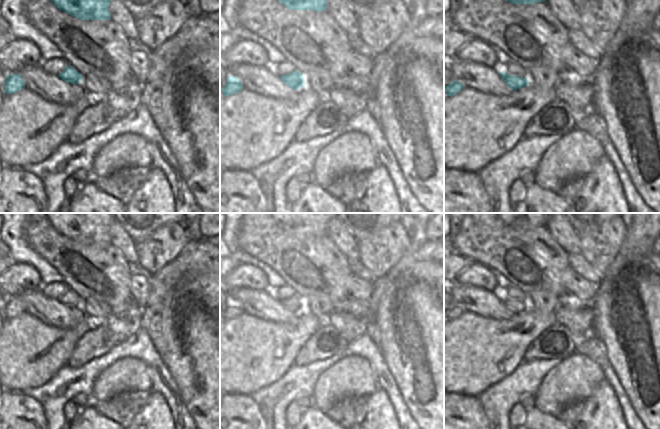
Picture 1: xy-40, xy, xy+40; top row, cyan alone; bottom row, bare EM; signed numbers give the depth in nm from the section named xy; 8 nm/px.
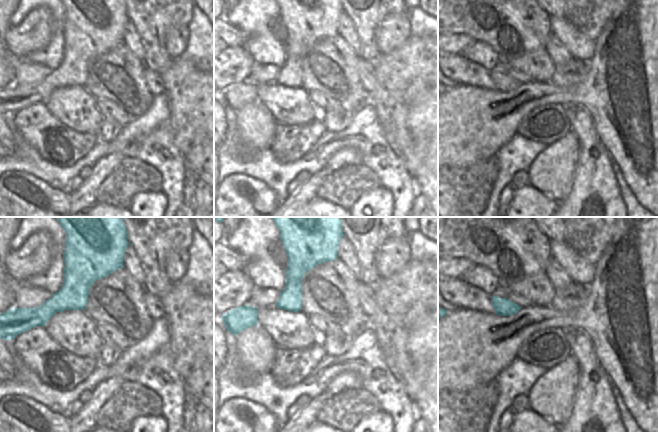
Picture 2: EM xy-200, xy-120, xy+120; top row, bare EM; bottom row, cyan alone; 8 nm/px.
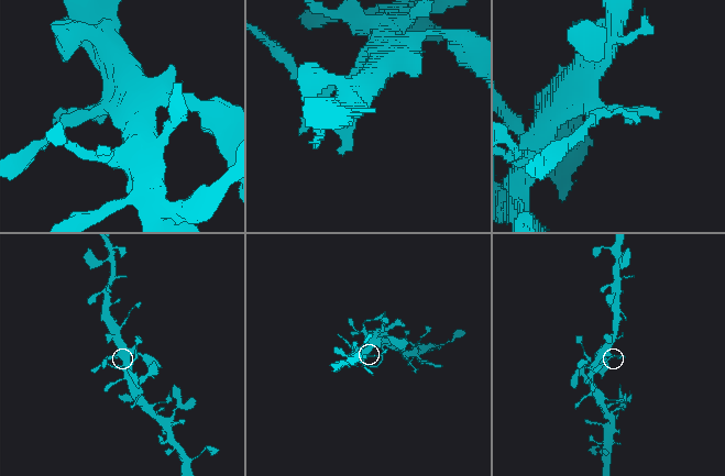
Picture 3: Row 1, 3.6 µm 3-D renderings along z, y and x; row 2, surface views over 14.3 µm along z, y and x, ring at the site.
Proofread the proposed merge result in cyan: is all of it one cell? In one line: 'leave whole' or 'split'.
leave whole

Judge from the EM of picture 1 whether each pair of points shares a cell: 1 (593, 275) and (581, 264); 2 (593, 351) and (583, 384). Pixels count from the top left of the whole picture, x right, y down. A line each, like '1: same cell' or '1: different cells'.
1: same cell
2: different cells

